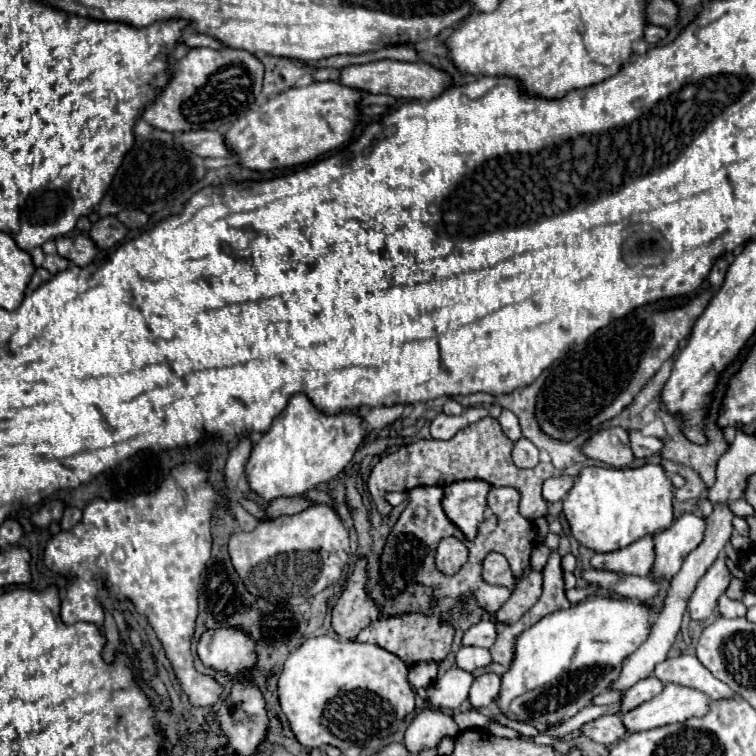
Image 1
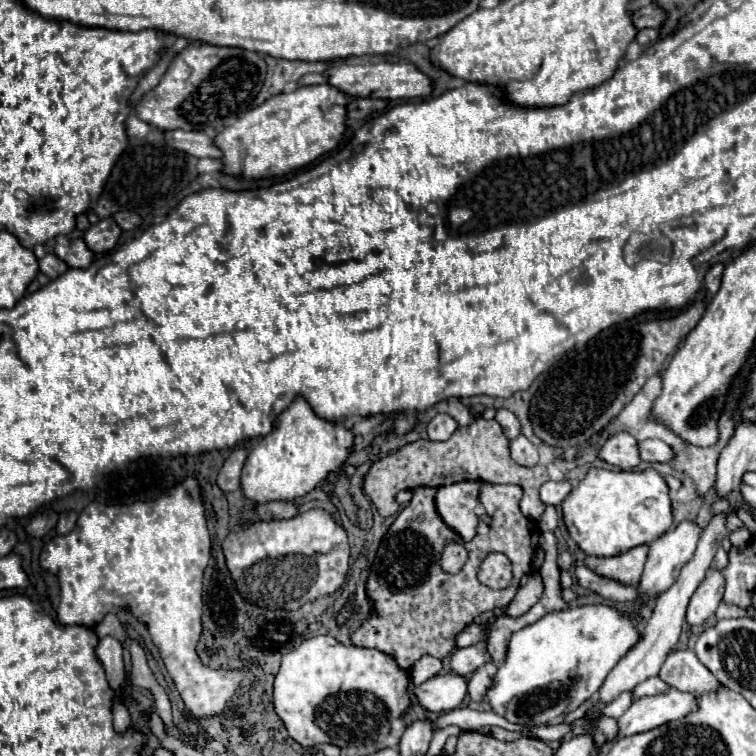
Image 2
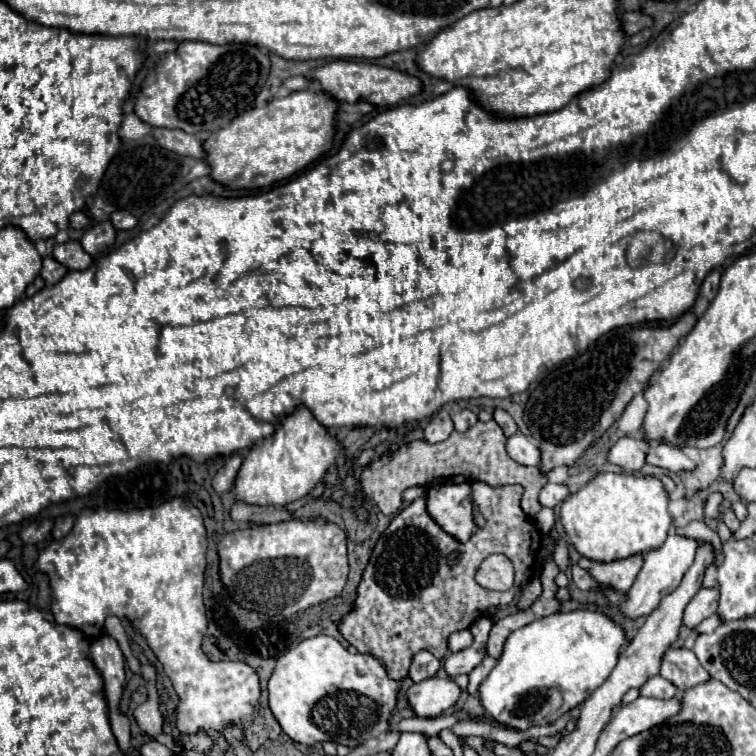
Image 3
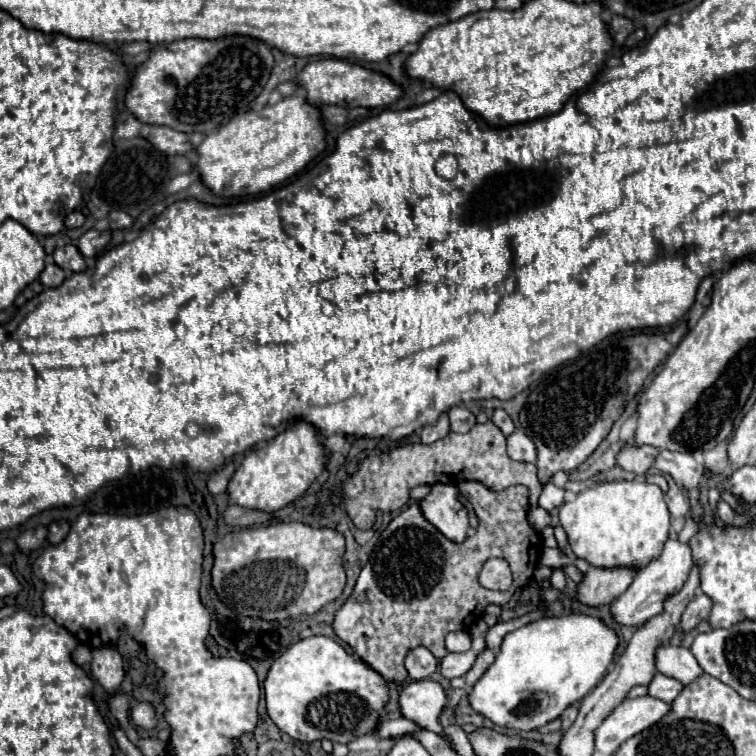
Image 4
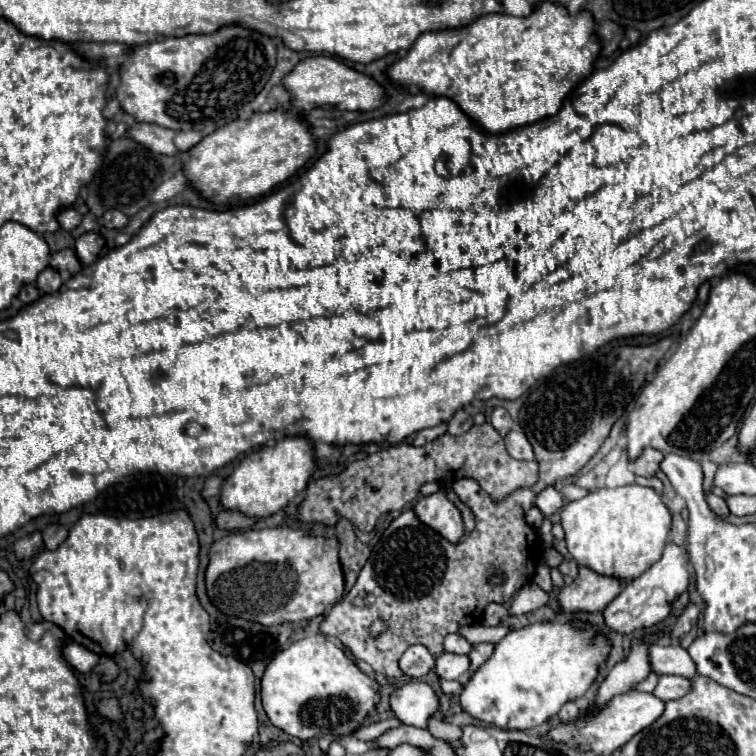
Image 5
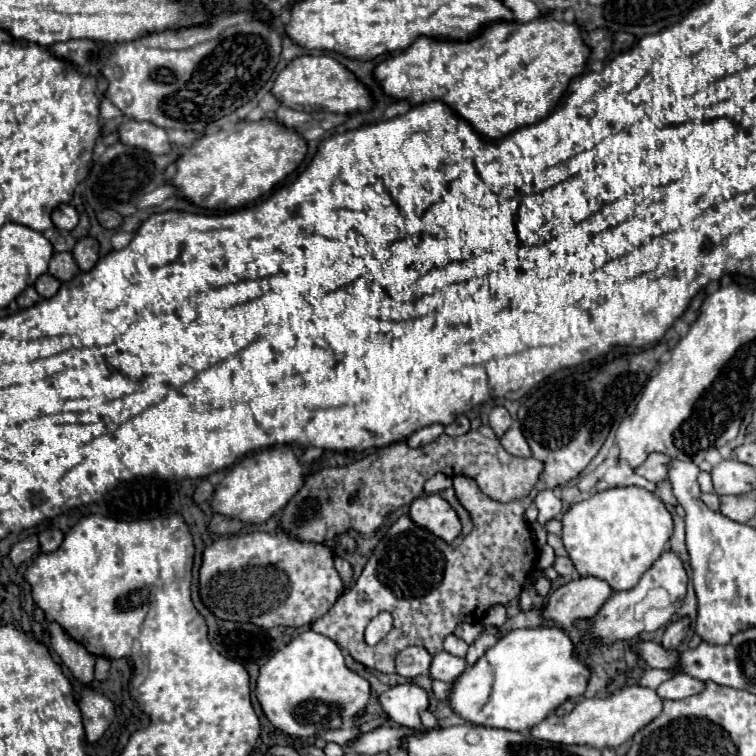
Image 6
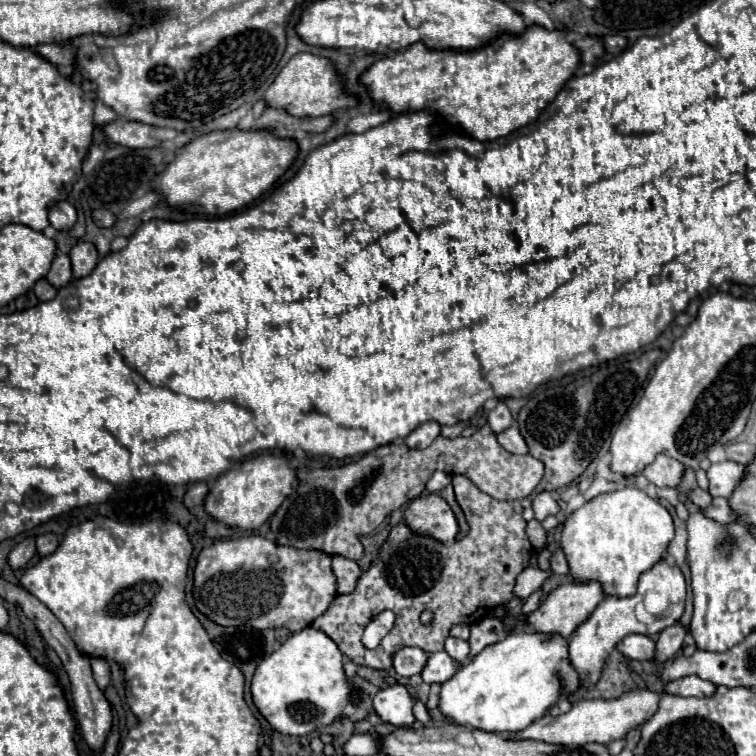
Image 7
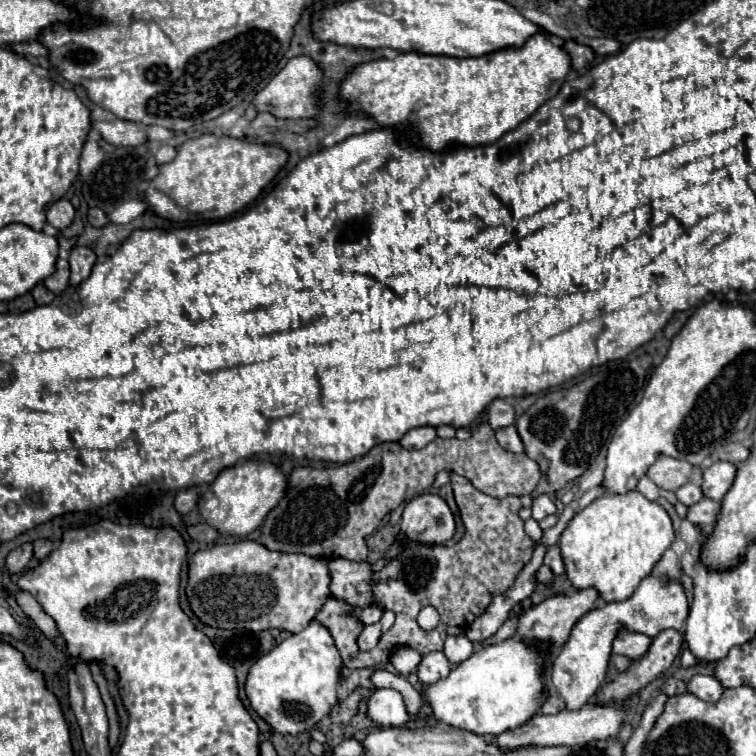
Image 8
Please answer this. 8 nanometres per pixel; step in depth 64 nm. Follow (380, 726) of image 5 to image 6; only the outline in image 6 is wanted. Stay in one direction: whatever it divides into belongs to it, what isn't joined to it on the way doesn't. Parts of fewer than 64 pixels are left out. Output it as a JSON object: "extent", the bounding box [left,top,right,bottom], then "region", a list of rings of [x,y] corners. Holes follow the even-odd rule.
{"extent":[324,726,360,746],"region":[[[354,726],[354,728],[340,728],[340,730],[328,730],[326,734],[324,734],[324,738],[326,738],[326,742],[336,742],[336,744],[340,744],[340,746],[344,746],[344,744],[348,744],[348,742],[352,742],[354,738],[358,738],[360,736],[360,730]]]}

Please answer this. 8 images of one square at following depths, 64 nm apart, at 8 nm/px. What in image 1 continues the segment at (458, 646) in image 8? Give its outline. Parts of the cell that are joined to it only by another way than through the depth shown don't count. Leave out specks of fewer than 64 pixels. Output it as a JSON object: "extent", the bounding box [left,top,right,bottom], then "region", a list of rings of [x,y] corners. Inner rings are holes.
{"extent":[462,620,496,648],"region":[[[482,620],[470,626],[462,636],[462,646],[482,646],[490,648],[496,640],[496,626],[490,620]]]}

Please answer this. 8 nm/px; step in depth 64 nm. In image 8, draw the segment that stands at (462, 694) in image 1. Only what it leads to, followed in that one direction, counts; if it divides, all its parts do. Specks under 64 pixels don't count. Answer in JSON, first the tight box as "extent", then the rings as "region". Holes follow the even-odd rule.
{"extent":[366,690,410,726],"region":[[[374,690],[368,698],[366,716],[382,726],[404,726],[410,722],[402,694],[396,690]]]}

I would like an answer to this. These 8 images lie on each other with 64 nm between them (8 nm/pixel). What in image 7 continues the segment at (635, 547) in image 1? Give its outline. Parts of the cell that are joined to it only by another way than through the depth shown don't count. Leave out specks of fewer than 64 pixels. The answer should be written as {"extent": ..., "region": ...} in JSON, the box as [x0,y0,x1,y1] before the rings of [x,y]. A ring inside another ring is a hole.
{"extent":[526,582,604,640],"region":[[[584,582],[584,584],[564,584],[552,590],[534,610],[532,614],[526,616],[526,626],[532,628],[534,632],[544,632],[544,634],[560,634],[564,640],[570,640],[574,628],[578,628],[580,622],[584,622],[592,610],[600,604],[604,598],[604,590],[598,582]]]}

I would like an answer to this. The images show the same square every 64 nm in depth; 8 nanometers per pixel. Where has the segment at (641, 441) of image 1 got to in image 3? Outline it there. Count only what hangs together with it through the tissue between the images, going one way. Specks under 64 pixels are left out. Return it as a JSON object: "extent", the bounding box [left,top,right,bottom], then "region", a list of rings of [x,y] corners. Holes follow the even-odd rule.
{"extent":[646,444,696,474],"region":[[[652,444],[646,460],[648,460],[648,464],[660,466],[674,474],[696,470],[696,462],[692,462],[686,454],[682,454],[678,448],[672,448],[668,444]]]}

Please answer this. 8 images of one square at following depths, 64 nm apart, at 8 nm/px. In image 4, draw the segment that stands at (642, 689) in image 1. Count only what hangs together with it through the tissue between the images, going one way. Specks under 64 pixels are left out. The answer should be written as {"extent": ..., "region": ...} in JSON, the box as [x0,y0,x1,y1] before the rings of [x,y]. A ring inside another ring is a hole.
{"extent":[648,672,684,702],"region":[[[660,672],[652,678],[652,682],[648,684],[648,694],[654,696],[654,698],[660,698],[664,702],[672,702],[682,690],[684,690],[684,684],[676,678],[670,678],[670,676],[660,676]]]}

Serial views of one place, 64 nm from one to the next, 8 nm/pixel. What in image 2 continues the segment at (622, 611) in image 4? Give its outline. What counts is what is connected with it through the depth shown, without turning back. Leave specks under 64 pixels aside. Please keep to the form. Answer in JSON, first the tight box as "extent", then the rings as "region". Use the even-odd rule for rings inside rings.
{"extent":[636,522,700,606],"region":[[[682,522],[678,524],[674,530],[668,530],[664,536],[660,536],[658,540],[654,540],[650,546],[648,546],[648,560],[646,560],[646,566],[644,566],[644,572],[642,572],[642,578],[636,586],[636,592],[638,592],[638,598],[636,598],[636,604],[638,606],[644,606],[648,604],[650,600],[658,598],[662,592],[666,592],[678,578],[682,566],[694,556],[694,550],[696,550],[696,544],[698,544],[698,538],[700,538],[700,526],[694,524],[694,522]]]}

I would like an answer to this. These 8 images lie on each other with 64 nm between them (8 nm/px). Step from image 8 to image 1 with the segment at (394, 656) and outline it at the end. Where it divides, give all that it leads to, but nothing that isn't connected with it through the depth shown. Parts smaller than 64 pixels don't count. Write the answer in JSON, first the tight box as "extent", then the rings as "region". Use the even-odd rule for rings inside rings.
{"extent":[408,660,438,696],"region":[[[426,660],[426,662],[418,662],[414,666],[410,666],[410,674],[408,674],[408,680],[412,684],[412,688],[424,696],[424,688],[428,684],[432,684],[432,680],[436,680],[436,674],[438,674],[438,662],[434,660]]]}

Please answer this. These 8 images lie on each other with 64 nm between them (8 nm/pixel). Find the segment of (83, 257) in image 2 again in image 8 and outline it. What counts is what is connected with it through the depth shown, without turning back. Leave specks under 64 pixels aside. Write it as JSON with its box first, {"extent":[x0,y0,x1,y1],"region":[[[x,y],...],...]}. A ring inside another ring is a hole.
{"extent":[44,258,70,294],"region":[[[60,258],[56,262],[56,272],[52,276],[48,276],[44,280],[44,286],[54,292],[54,294],[60,294],[66,286],[68,286],[68,280],[70,280],[70,268],[68,268],[68,260]]]}

